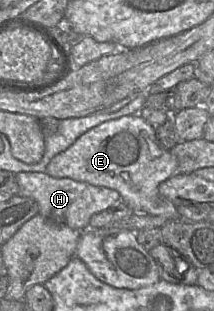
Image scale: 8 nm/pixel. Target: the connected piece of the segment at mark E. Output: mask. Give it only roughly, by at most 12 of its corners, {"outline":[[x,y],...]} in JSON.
{"outline":[[138,115],[103,122],[45,172],[116,190],[134,213],[179,220],[158,191],[178,172]]}

